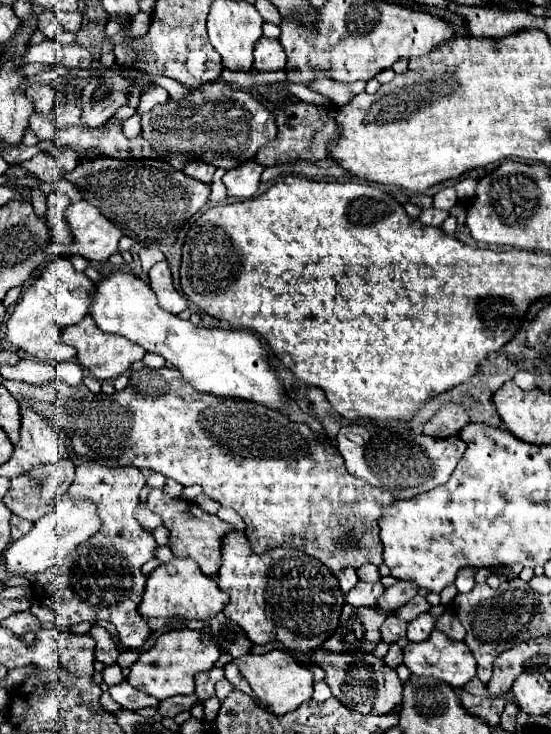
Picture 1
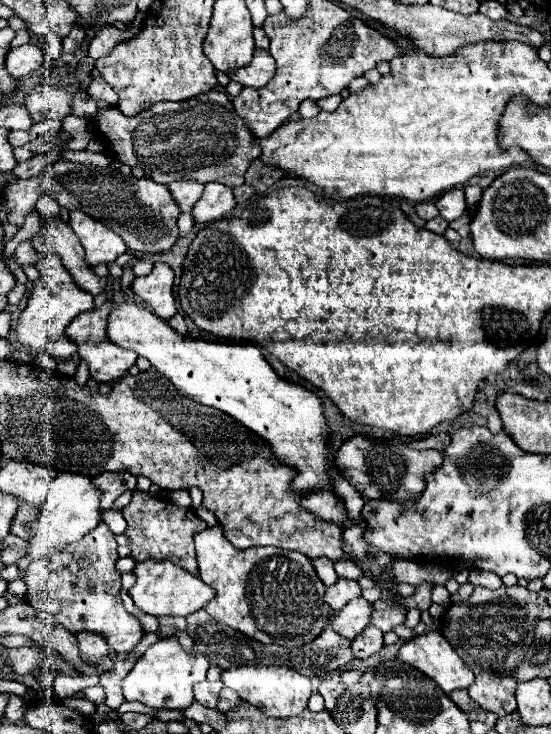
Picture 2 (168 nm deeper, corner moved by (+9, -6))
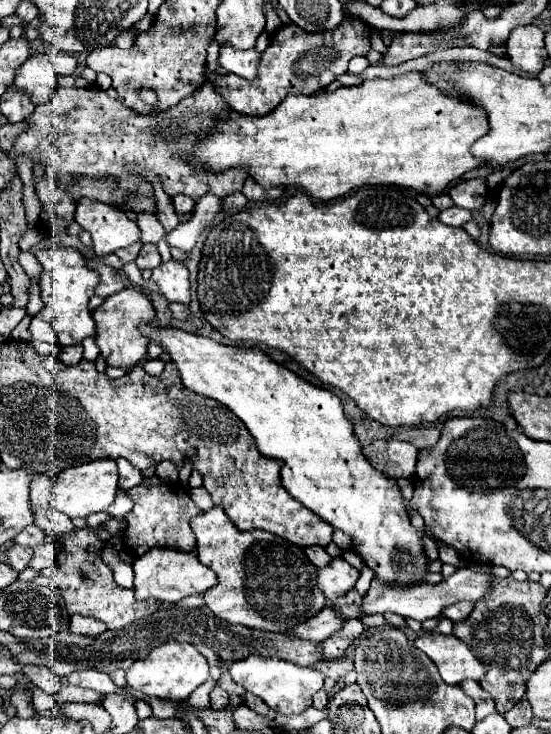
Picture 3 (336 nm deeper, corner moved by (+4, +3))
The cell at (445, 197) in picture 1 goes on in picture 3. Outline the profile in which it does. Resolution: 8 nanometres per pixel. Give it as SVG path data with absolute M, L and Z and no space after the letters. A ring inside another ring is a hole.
M478 177L478 179L468 179L468 181L456 183L448 193L450 193L450 197L454 199L454 203L458 207L480 209L484 205L486 191L488 191L486 179L484 177Z

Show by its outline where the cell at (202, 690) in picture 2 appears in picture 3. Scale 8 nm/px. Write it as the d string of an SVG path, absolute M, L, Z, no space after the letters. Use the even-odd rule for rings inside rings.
M214 687L214 691L210 693L210 707L212 709L214 707L222 707L222 709L230 707L230 695L222 687Z

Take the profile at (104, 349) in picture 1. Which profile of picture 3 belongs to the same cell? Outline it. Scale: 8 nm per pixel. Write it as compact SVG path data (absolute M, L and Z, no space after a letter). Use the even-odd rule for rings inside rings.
M124 289L116 295L110 295L94 313L96 321L96 343L100 347L100 353L104 355L106 363L112 367L134 367L146 357L146 347L150 339L140 333L140 325L154 323L156 311L152 307L152 301L140 291L140 289Z

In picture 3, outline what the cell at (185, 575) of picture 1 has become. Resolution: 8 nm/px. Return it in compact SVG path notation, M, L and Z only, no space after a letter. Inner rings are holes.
M154 547L140 555L132 563L134 567L134 593L136 599L160 599L166 603L178 603L188 595L202 595L216 585L216 575L200 563L194 551L178 551L170 547Z

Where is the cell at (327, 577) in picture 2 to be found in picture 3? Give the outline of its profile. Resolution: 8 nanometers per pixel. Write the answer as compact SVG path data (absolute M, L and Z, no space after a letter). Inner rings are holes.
M314 545L314 547L304 547L304 553L306 553L308 561L314 563L316 567L324 567L324 565L328 565L328 563L332 561L332 557L324 551L324 547L318 547L318 545Z

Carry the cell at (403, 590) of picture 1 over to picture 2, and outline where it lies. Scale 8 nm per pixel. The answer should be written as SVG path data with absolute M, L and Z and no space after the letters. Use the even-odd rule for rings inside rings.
M355 598L355 600L351 600L351 604L347 604L343 610L339 610L335 614L333 628L339 634L353 640L363 628L367 628L371 624L373 610L375 610L373 602L369 602L365 598Z

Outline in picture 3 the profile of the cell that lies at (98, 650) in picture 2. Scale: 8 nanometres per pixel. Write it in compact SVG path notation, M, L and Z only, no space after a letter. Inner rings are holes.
M72 615L70 619L70 631L72 633L80 633L80 635L90 635L90 637L98 637L106 631L104 623L92 619L92 617L82 617L82 615Z

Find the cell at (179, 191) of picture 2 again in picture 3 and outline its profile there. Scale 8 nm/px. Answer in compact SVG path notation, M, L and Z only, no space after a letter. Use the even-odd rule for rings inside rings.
M176 195L176 199L172 199L172 203L174 203L174 209L178 215L188 215L194 209L194 199L188 199L186 195Z

